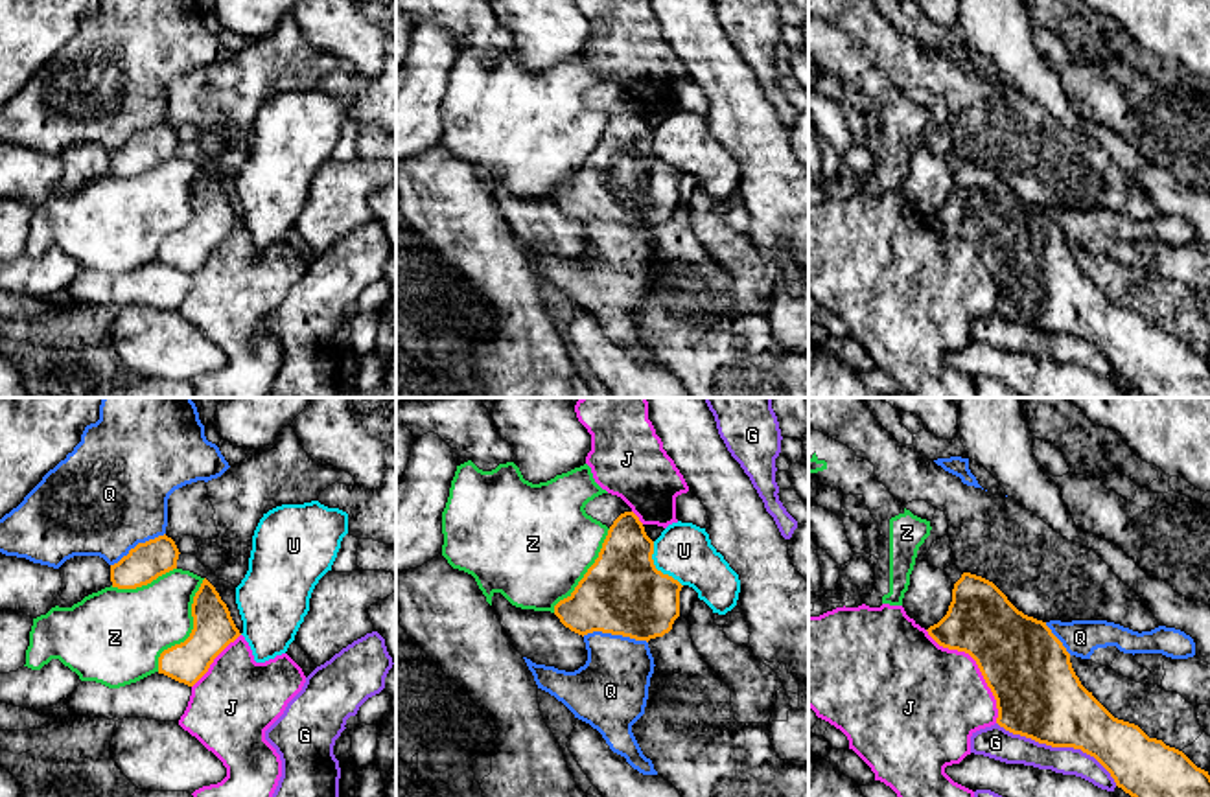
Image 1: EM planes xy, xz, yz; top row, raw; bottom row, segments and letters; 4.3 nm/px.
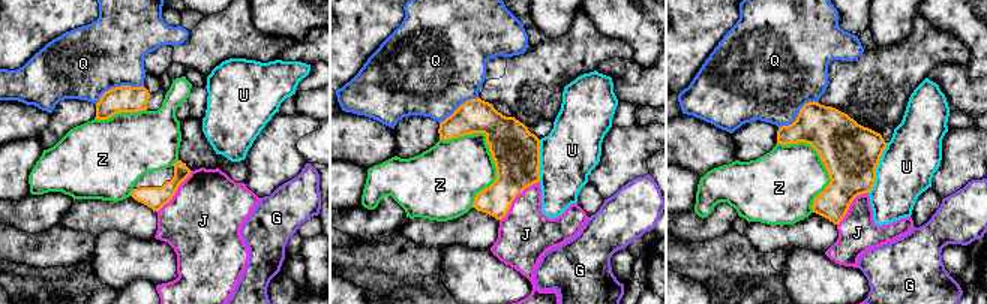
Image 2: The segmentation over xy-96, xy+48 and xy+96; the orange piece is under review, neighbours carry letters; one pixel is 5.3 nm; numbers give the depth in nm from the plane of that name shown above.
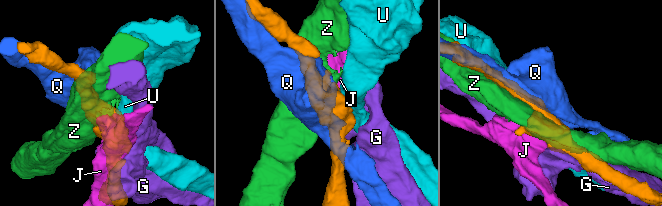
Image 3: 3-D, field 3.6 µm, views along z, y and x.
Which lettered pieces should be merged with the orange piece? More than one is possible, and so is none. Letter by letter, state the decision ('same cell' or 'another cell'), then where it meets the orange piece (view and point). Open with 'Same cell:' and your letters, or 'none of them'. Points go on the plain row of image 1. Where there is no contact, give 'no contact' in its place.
Same cell: none of them
G: another cell | yz (1059, 334)
J: another cell | yz (978, 254)
Q: another cell | xz (616, 221)
U: another cell | xz (654, 155)
Z: another cell | xy (192, 218)

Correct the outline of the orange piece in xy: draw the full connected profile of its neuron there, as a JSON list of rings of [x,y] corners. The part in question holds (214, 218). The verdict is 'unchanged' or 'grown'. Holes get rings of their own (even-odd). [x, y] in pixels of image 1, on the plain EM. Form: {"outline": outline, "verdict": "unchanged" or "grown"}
{"outline": [[[206,166],[193,184],[192,204],[190,225],[158,245],[158,261],[188,274],[193,274],[214,247],[241,223],[227,191]]], "verdict": "unchanged"}

